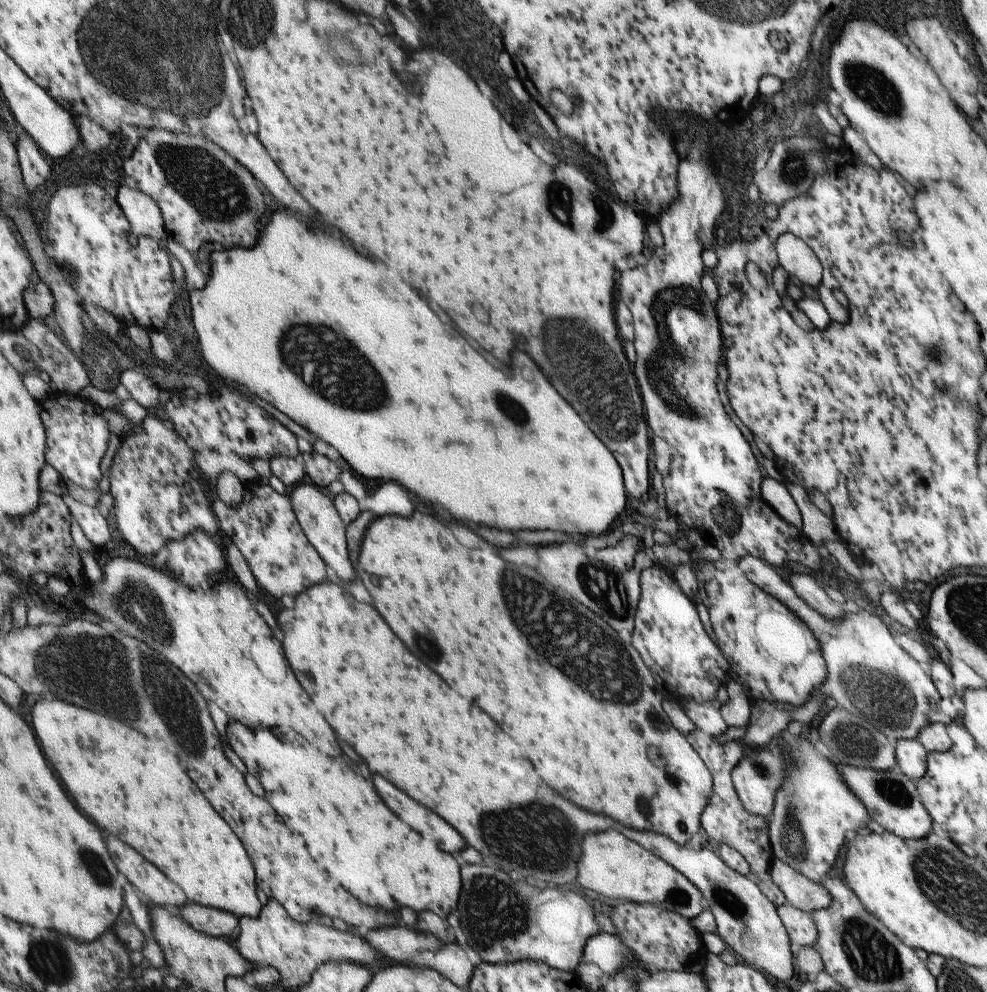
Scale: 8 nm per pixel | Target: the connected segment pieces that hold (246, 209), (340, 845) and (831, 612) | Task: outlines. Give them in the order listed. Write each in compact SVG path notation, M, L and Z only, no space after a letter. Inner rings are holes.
M149 129L148 135L140 140L134 156L123 160L123 168L138 183L141 191L160 203L171 237L189 252L198 252L208 242L242 248L254 248L258 244L258 222L266 210L266 194L258 186L254 173L214 141L196 134L174 134L169 129Z
M233 720L229 722L227 736L233 749L240 754L244 762L249 766L250 773L257 776L267 790L266 796L274 808L282 816L284 822L294 828L300 836L304 836L306 844L312 846L310 852L314 852L314 858L324 864L334 880L342 880L342 886L354 892L358 900L366 900L366 904L374 904L378 908L412 908L416 912L432 910L440 918L448 918L448 914L456 913L460 890L462 890L462 860L450 852L438 850L438 844L426 842L426 836L412 830L408 824L404 824L396 814L382 802L382 798L372 804L372 808L362 806L362 812L354 808L354 794L358 800L358 790L352 792L332 792L332 756L326 756L318 746L314 746L308 737L304 738L294 728L268 728L268 726L250 726ZM328 778L326 786L322 780Z
M783 572L788 584L790 584L798 593L802 600L806 601L814 610L817 610L822 616L835 621L845 612L840 603L833 601L825 589L818 586L813 577L808 574Z

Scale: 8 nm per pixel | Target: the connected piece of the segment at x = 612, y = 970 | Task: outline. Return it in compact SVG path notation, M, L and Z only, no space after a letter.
M599 932L586 942L581 962L595 964L606 976L614 976L626 963L635 963L635 957L618 937Z

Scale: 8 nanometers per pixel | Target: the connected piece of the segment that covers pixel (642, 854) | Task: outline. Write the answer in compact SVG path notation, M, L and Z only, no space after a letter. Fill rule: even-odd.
M612 829L586 840L586 852L582 852L582 886L614 900L657 904L680 913L688 920L696 918L704 910L703 894L693 881L662 857Z

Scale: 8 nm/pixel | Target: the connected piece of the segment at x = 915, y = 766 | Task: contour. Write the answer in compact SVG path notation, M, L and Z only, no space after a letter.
M900 739L897 744L897 759L900 770L912 780L922 778L927 771L928 752L916 739Z

